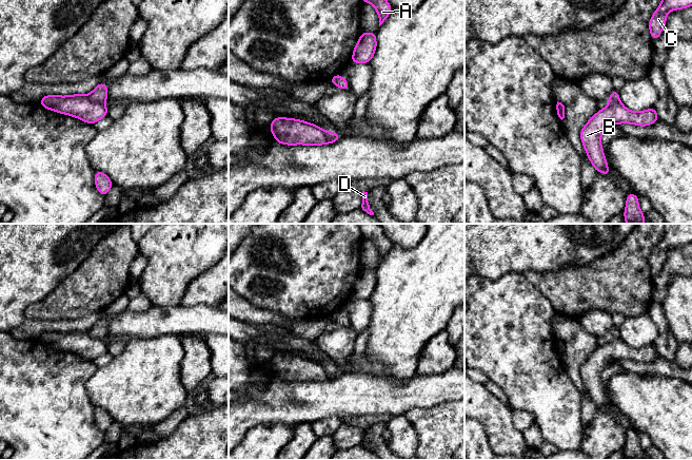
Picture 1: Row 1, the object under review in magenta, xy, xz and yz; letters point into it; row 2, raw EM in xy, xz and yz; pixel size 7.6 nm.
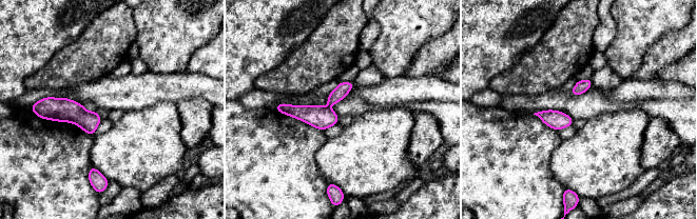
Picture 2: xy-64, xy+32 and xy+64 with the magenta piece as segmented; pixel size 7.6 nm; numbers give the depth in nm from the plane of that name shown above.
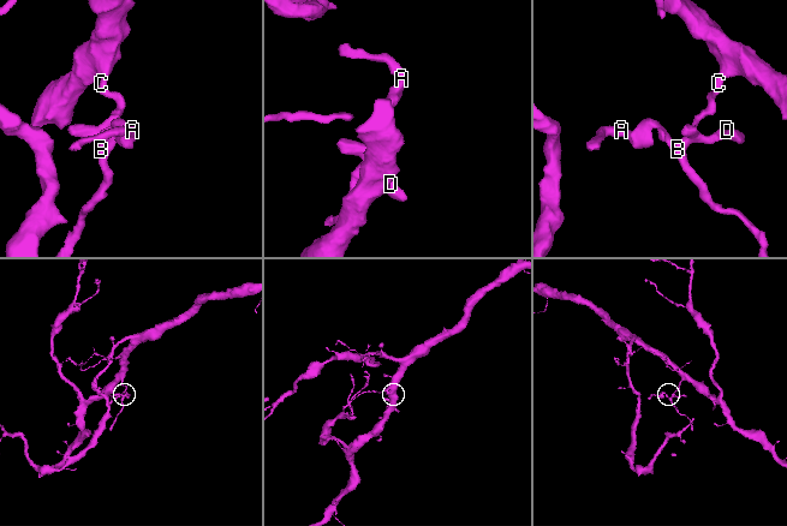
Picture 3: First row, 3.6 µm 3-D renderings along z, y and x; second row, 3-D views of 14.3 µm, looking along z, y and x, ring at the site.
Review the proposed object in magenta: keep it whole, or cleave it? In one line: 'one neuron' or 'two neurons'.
two neurons

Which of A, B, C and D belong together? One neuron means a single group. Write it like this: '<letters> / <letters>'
A B D / C

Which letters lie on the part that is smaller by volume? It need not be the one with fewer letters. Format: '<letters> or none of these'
A, B, D

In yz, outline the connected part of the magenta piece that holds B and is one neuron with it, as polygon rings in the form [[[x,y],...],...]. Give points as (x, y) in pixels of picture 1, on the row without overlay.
[[[619,337],[609,338],[609,341],[596,348],[580,367],[580,376],[586,389],[596,408],[611,411],[604,390],[600,373],[611,362],[617,360],[633,360],[636,362],[651,362],[658,357],[655,344],[642,348],[628,346]]]

